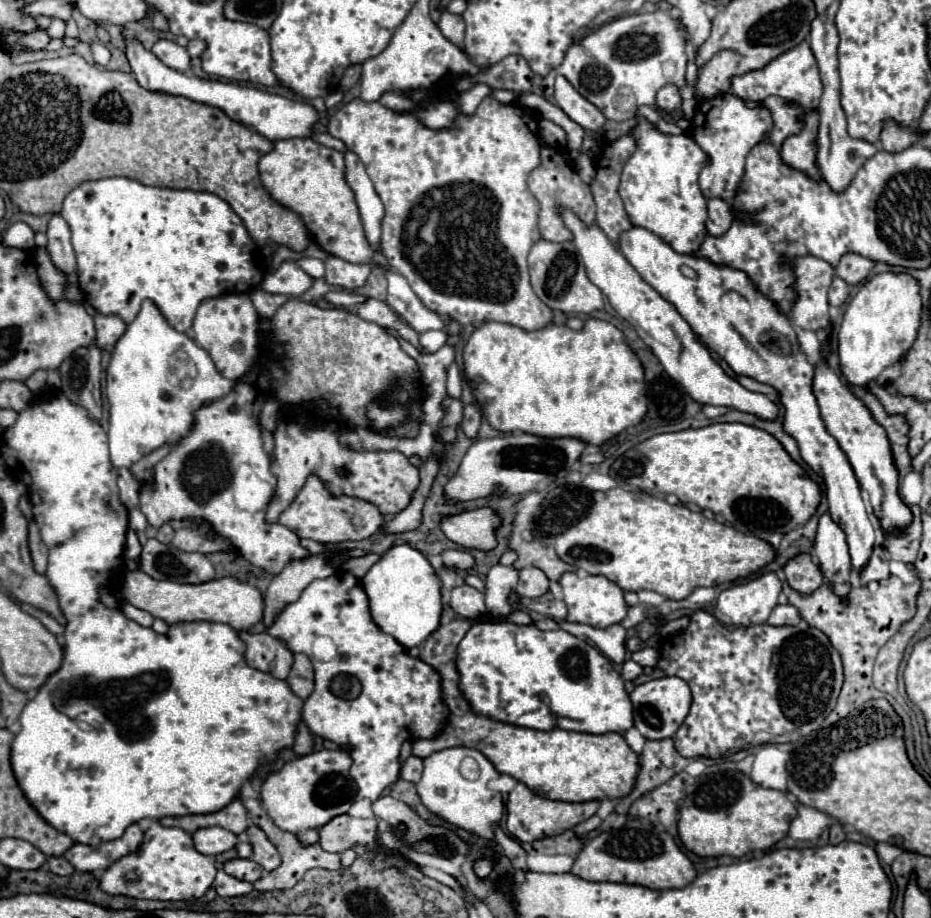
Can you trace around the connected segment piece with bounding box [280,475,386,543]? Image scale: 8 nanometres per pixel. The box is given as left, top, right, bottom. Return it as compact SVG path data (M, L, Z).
M310 475L300 493L296 495L296 499L292 501L292 505L280 515L280 523L292 529L298 537L314 539L318 543L340 543L366 539L374 535L386 521L374 503L348 495L334 497L328 493L318 475Z

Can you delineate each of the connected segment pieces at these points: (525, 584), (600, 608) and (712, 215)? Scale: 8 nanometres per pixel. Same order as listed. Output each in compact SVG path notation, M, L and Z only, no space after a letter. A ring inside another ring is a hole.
M524 567L520 569L520 581L516 587L516 597L536 599L548 591L550 581L538 567Z
M566 573L560 579L560 587L564 591L564 603L568 607L568 621L586 623L596 629L606 629L610 625L622 623L622 619L628 613L628 605L624 601L624 591L602 575L580 577L576 573Z
M708 199L708 219L712 223L706 223L706 229L710 235L718 237L722 233L726 233L726 229L730 229L732 225L732 209L724 199Z

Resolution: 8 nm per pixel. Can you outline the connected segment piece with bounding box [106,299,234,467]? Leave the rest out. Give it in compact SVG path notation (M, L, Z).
M146 299L132 323L126 325L124 335L116 341L106 369L106 397L110 403L110 459L114 467L132 467L144 455L162 447L164 443L174 441L174 445L190 433L194 423L194 409L198 405L226 395L234 387L232 381L226 381L214 367L210 355L198 347L186 333L176 331L164 319L160 309L152 299Z

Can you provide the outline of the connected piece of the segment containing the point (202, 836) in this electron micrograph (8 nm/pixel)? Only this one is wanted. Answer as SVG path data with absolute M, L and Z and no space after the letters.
M204 827L198 829L192 835L194 847L204 853L204 855L220 855L224 851L234 849L234 845L238 843L238 837L234 837L234 833L230 833L228 829L218 829L218 827Z

